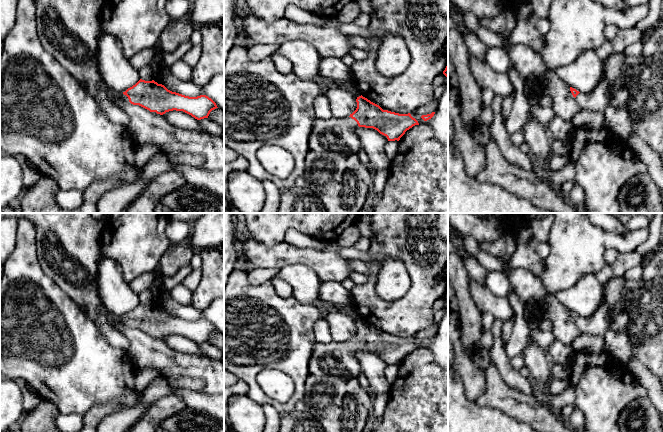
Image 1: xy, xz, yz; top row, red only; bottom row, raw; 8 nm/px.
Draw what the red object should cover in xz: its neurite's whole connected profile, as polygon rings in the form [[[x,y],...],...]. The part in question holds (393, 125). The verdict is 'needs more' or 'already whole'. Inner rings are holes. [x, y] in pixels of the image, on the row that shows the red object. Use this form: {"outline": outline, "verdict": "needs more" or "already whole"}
{"outline": [[[362,95],[357,97],[357,108],[344,119],[332,117],[329,119],[316,118],[308,141],[308,153],[306,155],[306,168],[304,178],[308,187],[319,197],[328,213],[359,213],[365,204],[367,196],[372,189],[373,174],[359,159],[358,153],[361,149],[360,140],[357,135],[358,127],[373,128],[387,137],[388,141],[399,141],[407,130],[418,121],[408,114],[399,114],[383,110],[379,105],[371,102]]], "verdict": "needs more"}

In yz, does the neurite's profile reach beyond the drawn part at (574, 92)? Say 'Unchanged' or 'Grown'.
Grown

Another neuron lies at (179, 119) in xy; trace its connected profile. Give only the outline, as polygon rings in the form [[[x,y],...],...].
[[[169,111],[163,114],[164,118],[173,126],[189,131],[206,133],[199,125],[198,120],[183,111]]]

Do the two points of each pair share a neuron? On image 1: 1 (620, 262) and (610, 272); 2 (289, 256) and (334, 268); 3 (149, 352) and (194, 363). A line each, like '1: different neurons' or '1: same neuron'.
1: same neuron
2: same neuron
3: same neuron

